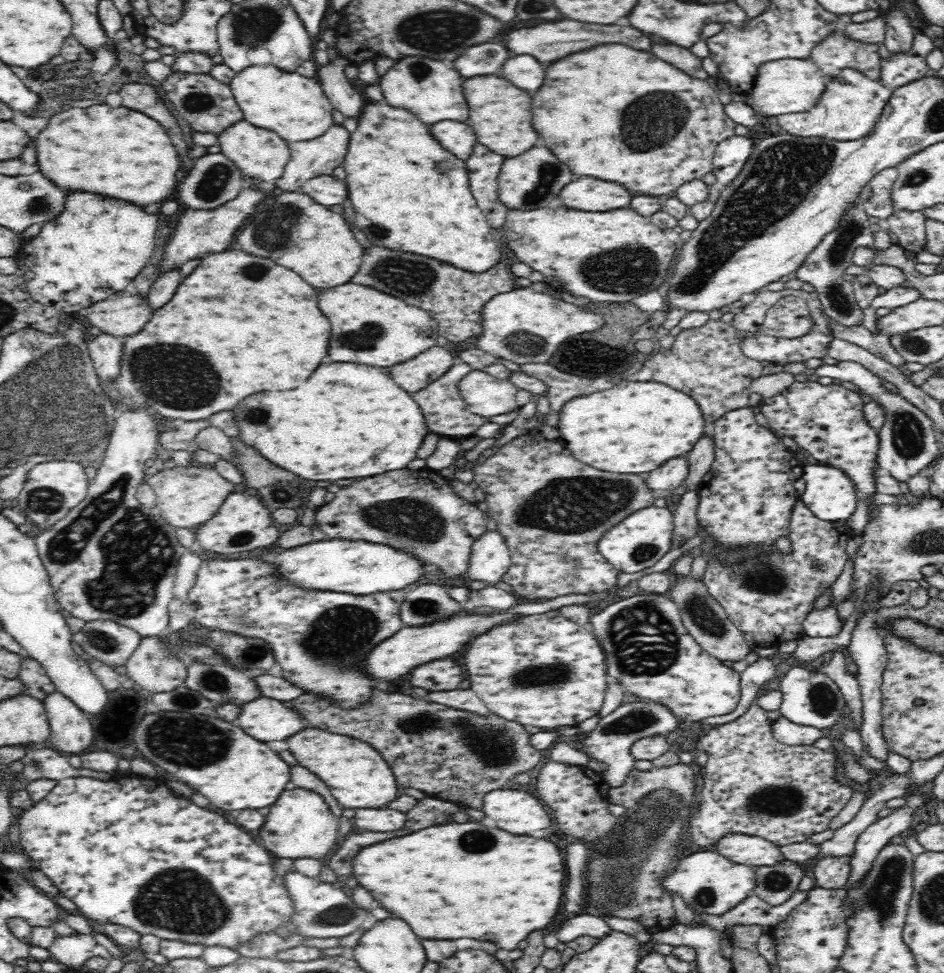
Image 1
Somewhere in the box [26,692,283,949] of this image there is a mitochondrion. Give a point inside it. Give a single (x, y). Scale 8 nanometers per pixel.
(176, 899)

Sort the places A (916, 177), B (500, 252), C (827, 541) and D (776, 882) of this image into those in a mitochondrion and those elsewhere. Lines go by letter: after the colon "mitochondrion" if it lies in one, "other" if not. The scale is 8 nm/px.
A: mitochondrion
B: other
C: other
D: mitochondrion

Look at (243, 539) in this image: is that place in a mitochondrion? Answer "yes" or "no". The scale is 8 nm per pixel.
yes

